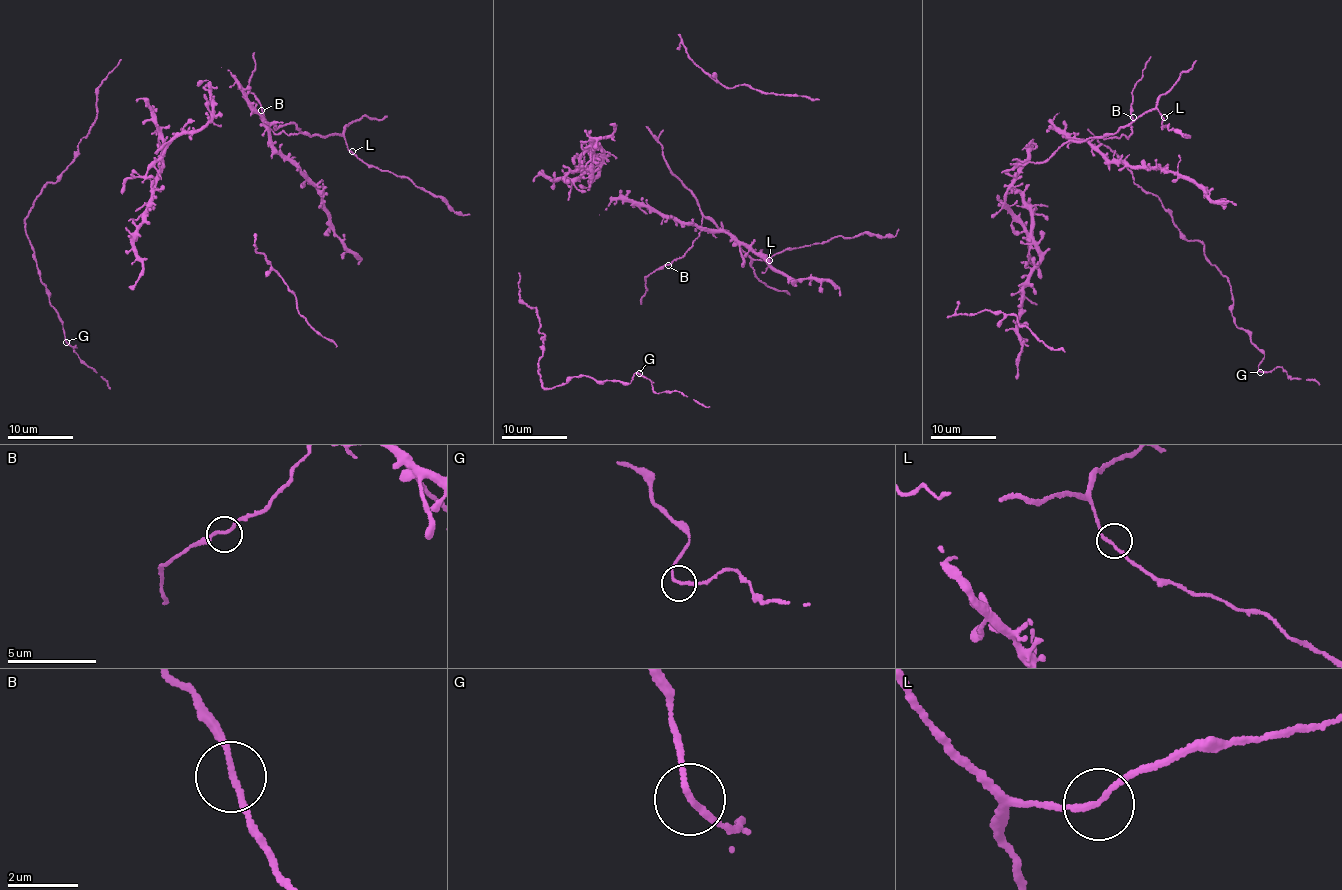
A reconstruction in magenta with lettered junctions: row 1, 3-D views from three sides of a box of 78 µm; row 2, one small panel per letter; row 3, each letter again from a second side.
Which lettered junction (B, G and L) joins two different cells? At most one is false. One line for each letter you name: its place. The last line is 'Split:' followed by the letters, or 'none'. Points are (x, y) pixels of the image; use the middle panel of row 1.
Split: none

